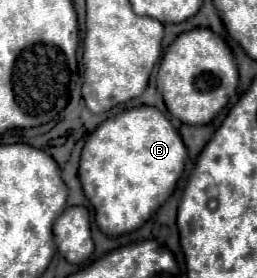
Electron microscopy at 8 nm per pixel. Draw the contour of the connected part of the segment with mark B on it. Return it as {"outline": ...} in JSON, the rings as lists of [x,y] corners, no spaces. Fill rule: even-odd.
{"outline":[[[153,106],[127,109],[113,118],[107,118],[103,124],[99,124],[89,134],[83,146],[81,166],[79,166],[79,180],[87,200],[95,208],[95,222],[99,230],[107,236],[121,236],[143,226],[161,208],[161,204],[173,194],[175,184],[185,168],[185,158],[187,158],[187,148],[179,132]]]}

